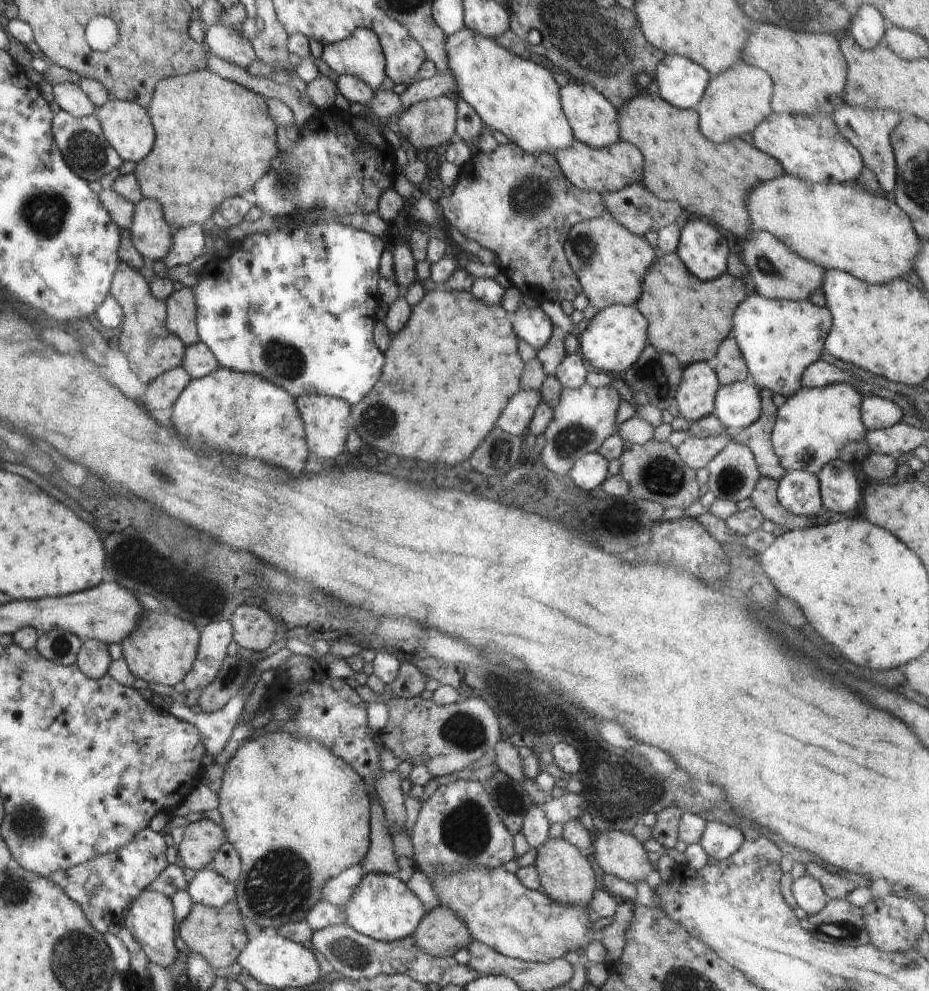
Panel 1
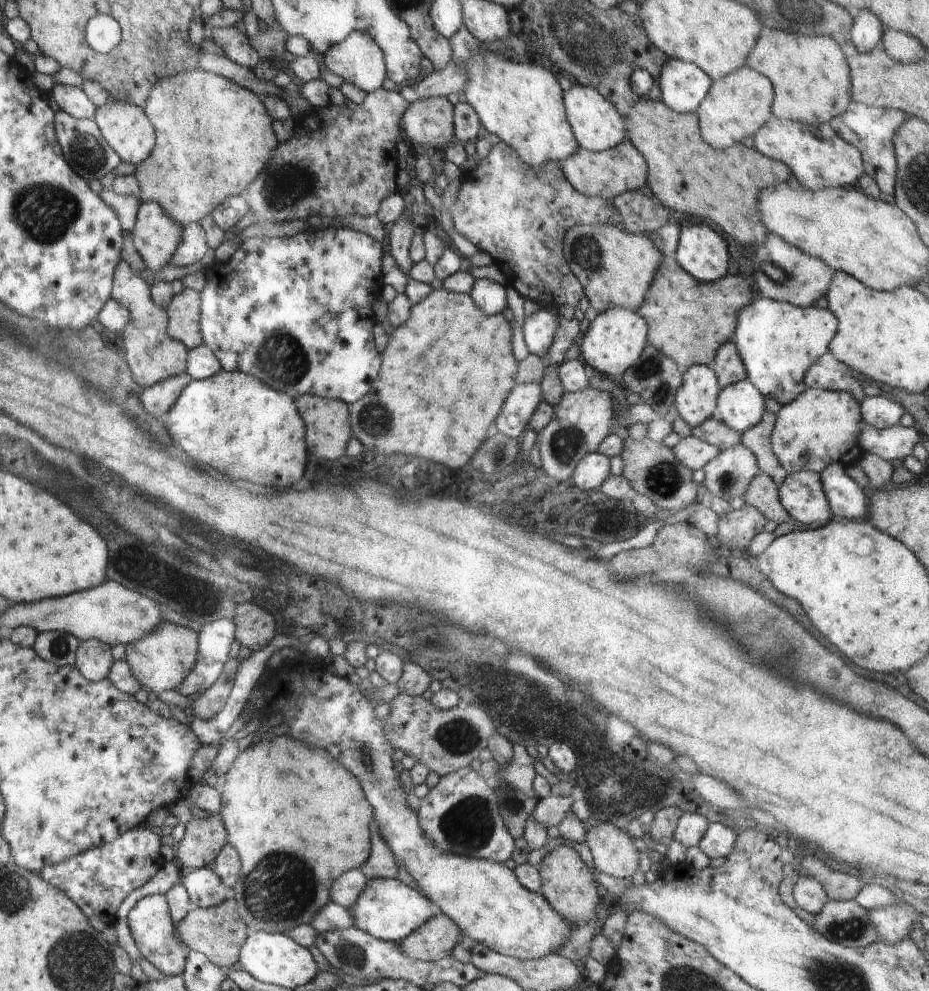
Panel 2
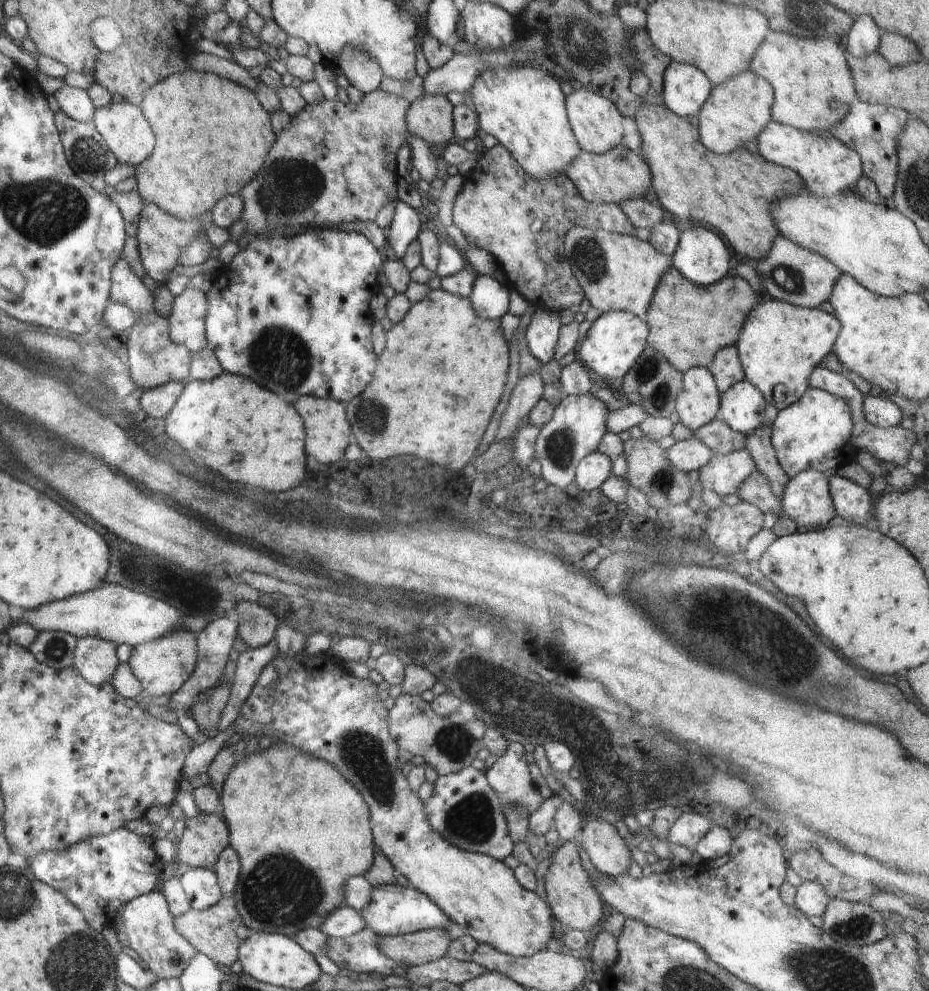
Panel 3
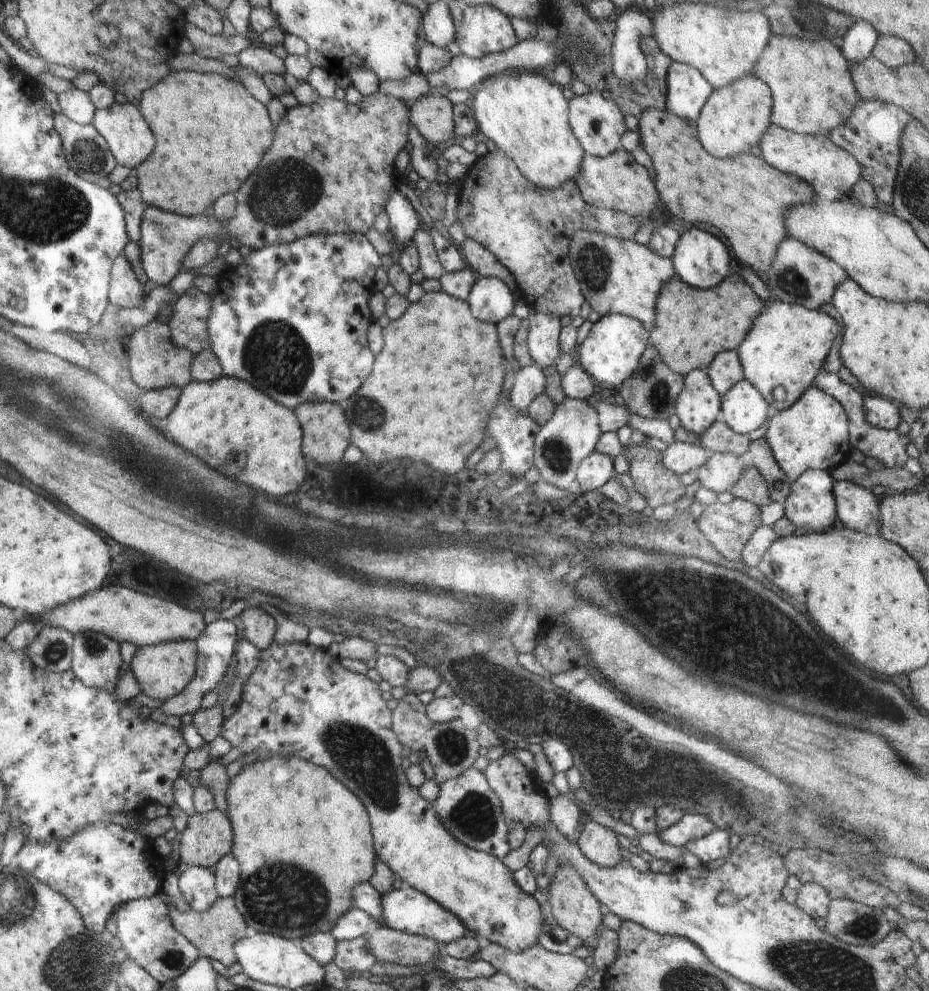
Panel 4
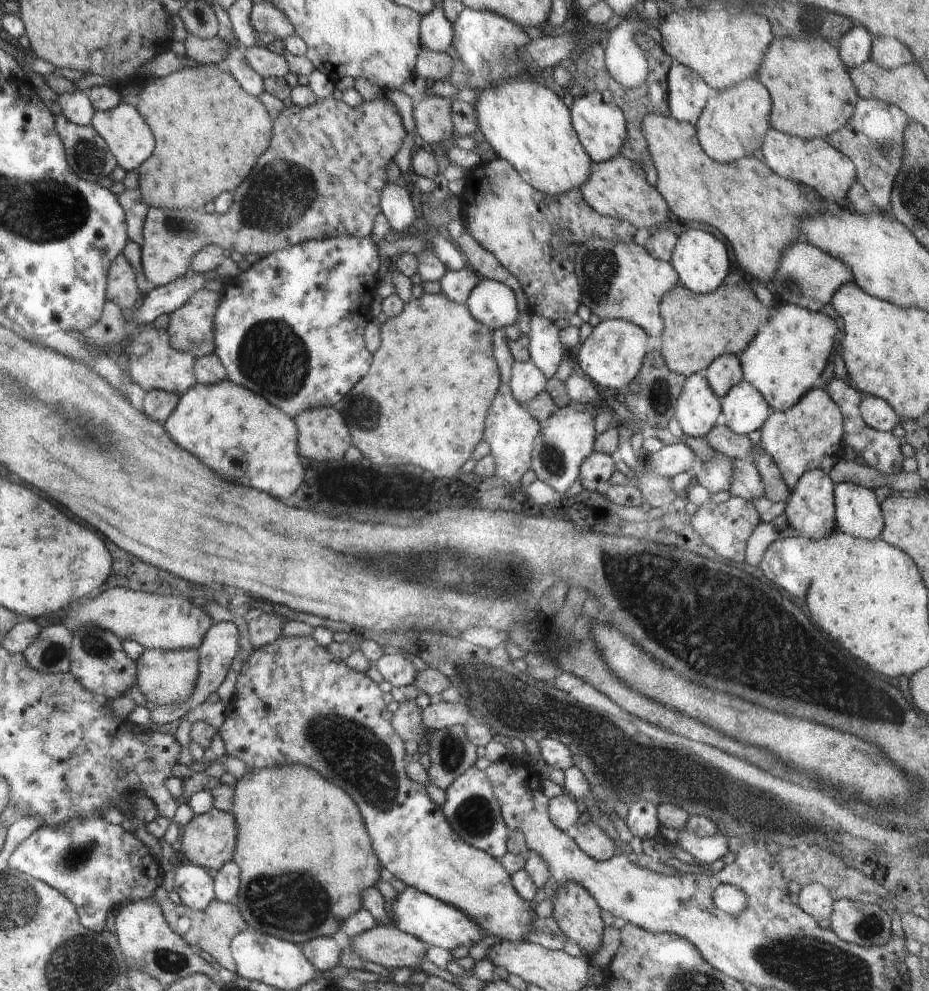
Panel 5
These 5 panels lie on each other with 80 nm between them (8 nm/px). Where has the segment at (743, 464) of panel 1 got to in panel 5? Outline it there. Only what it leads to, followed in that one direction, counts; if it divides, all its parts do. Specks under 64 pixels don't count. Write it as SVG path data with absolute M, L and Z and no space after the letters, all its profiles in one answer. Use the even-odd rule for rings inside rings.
M714 455L702 463L700 472L694 476L710 493L729 491L733 479L733 464L726 455Z

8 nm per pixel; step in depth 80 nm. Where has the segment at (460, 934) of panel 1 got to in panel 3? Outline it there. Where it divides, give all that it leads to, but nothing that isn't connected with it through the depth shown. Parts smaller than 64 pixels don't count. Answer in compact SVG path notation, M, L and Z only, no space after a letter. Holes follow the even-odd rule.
M442 927L395 937L378 937L379 947L388 957L407 966L428 964L446 956L450 939L449 930Z

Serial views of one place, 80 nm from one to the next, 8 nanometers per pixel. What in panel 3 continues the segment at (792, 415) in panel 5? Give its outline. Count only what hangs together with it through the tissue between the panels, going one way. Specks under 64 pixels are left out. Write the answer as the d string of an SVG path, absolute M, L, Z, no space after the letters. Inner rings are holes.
M809 386L798 402L778 411L771 427L776 458L790 479L808 469L833 475L844 462L846 454L852 452L853 420L850 407L846 400L825 390Z

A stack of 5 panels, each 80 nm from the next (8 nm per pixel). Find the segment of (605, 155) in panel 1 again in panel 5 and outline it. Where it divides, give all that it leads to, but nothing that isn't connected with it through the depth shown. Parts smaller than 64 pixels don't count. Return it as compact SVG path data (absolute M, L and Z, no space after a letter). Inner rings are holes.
M618 154L609 161L591 161L587 181L579 188L584 200L600 214L628 221L637 230L655 230L664 227L668 218L669 206L655 186L647 181L640 163Z

